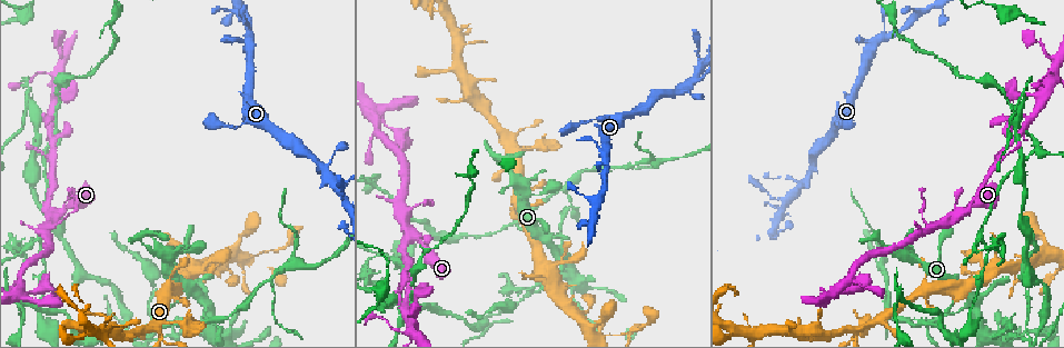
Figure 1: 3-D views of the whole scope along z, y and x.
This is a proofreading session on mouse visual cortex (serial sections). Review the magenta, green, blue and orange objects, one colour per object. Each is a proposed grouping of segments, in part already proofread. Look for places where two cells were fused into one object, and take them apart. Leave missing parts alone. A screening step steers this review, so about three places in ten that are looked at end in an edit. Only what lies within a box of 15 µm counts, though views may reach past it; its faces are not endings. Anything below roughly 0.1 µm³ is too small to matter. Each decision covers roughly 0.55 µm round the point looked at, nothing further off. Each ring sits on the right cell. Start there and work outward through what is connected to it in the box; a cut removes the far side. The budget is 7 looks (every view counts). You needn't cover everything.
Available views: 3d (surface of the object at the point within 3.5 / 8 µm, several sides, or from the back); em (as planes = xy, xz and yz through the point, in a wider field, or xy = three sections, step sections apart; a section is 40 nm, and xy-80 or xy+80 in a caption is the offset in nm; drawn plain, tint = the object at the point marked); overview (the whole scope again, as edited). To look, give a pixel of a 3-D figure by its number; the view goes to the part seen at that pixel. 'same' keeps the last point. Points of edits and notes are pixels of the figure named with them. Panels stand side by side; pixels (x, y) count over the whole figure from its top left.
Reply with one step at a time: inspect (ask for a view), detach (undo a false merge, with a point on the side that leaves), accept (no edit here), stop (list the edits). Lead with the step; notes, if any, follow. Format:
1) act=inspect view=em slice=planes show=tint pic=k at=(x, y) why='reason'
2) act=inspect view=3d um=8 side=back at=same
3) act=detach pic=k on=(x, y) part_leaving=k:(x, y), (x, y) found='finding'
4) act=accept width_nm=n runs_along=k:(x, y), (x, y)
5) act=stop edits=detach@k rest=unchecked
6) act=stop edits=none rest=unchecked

act=inspect view=3d um=3.5 pic=1 at=(858, 328) why='sharp bend'

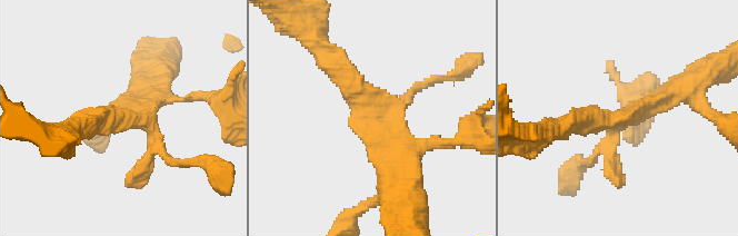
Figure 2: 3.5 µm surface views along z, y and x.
act=inspect view=em slice=xy step=3 show=tint pic=2 at=(626, 117) arms=4 arm_widths_nm=150,200,300,350

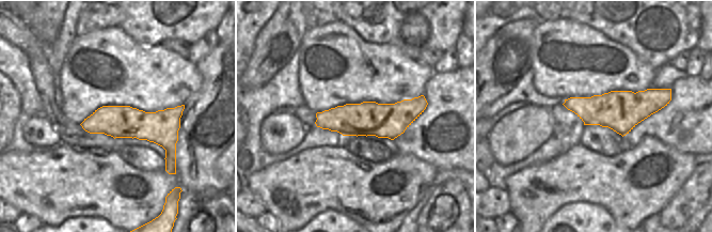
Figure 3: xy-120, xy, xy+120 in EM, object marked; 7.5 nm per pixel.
act=accept runs_along=2:(394, 182), (377, 105), (336, 61) found='all the same cell'

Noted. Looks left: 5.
act=inspect view=3d um=3.5 pic=1 at=(410, 240)

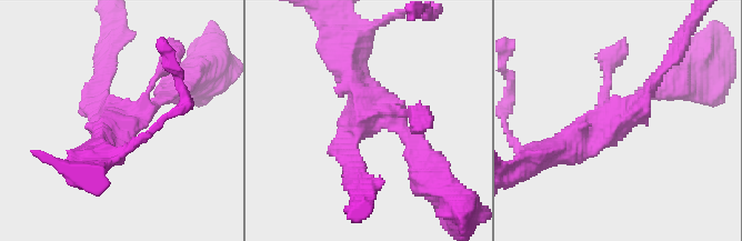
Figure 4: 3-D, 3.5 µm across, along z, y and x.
act=inspect view=em slice=planes show=tint pic=4 at=(609, 118) why='now the EM'

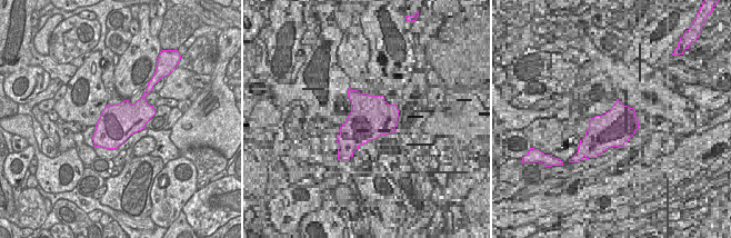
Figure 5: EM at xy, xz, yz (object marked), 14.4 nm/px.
act=accept runs_along=4:(420, 156), (385, 116), (369, 116), (344, 59) found='all the same cell'

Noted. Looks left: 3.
act=inspect view=3d um=3.5 pic=1 at=(334, 188) why='three-way junction'

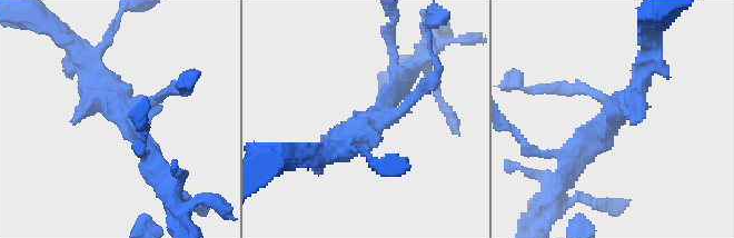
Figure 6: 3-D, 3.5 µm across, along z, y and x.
act=inspect view=em slice=xy step=3 show=tint pic=6 at=(124, 115)

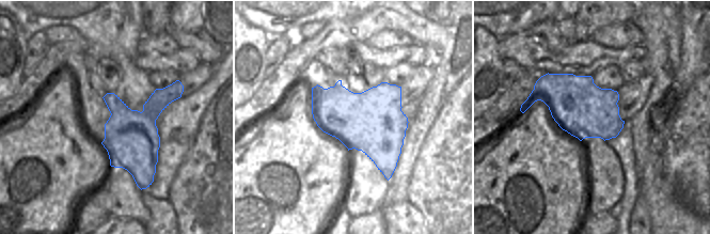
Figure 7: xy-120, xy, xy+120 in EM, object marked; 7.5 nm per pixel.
act=accept runs_along=6:(647, 59), (636, 89), (571, 161) found='continuous, no second cell'

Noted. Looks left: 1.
act=stop edits=none rest=unchecked

